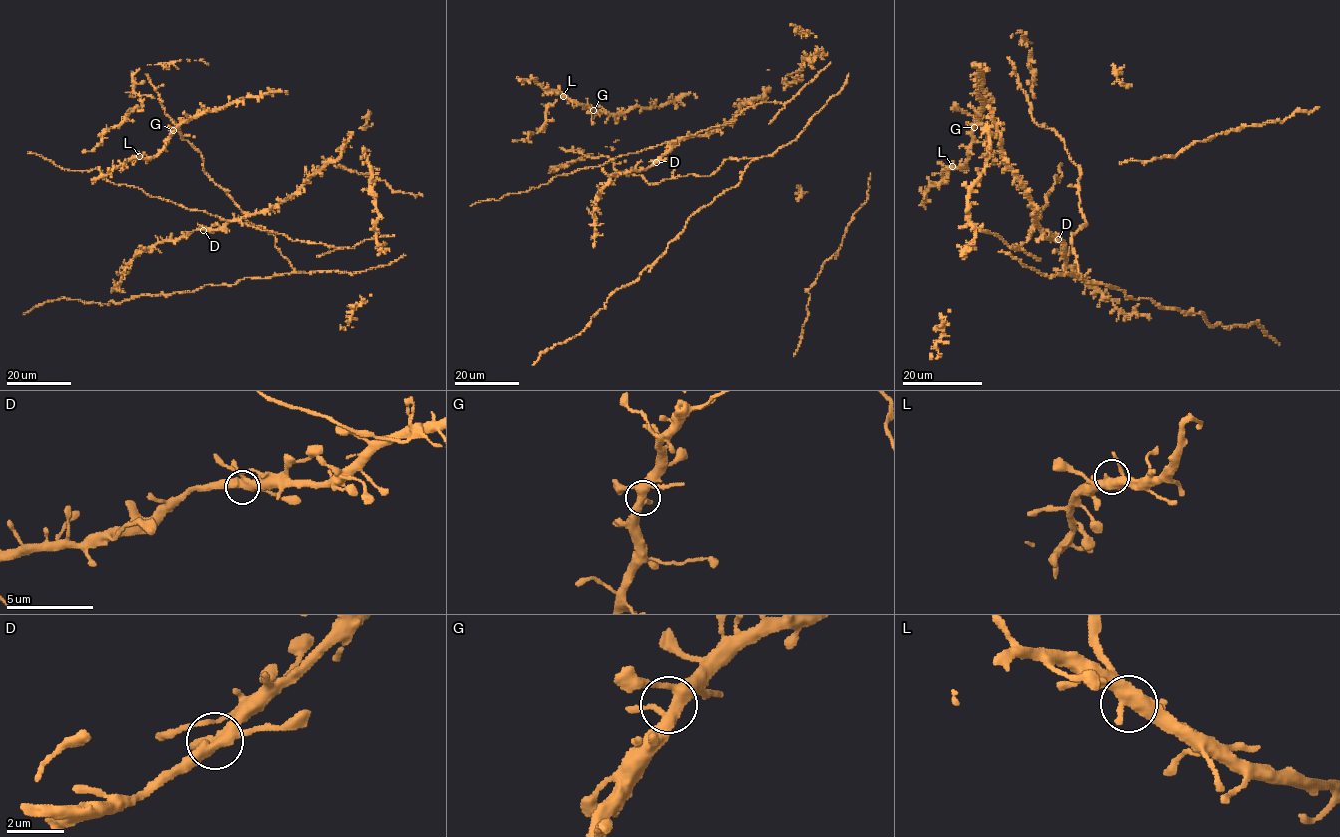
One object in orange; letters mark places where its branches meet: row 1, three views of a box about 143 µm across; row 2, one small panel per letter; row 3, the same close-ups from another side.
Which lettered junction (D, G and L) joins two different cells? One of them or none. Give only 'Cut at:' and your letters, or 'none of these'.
Cut at: none of these

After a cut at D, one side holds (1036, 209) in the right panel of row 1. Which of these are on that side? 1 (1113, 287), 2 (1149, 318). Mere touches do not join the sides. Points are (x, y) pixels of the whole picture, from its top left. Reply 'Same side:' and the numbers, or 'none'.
Same side: 1

